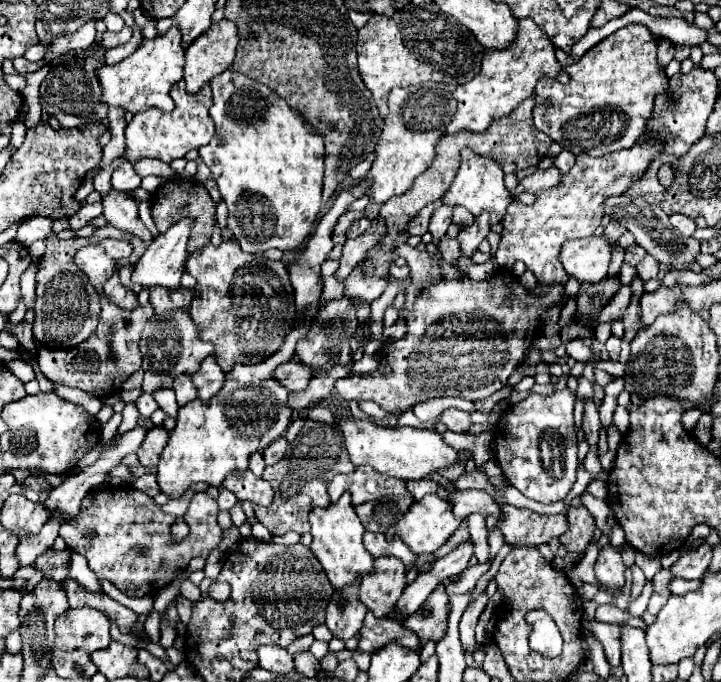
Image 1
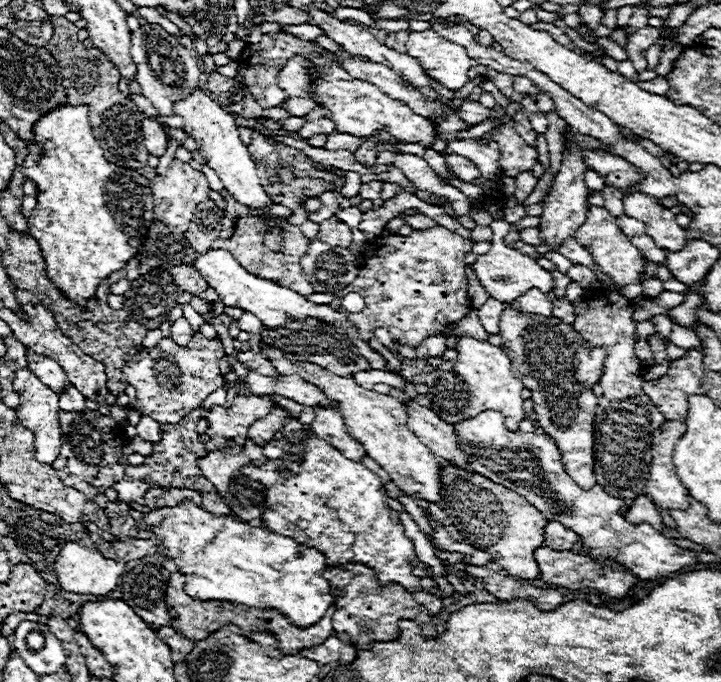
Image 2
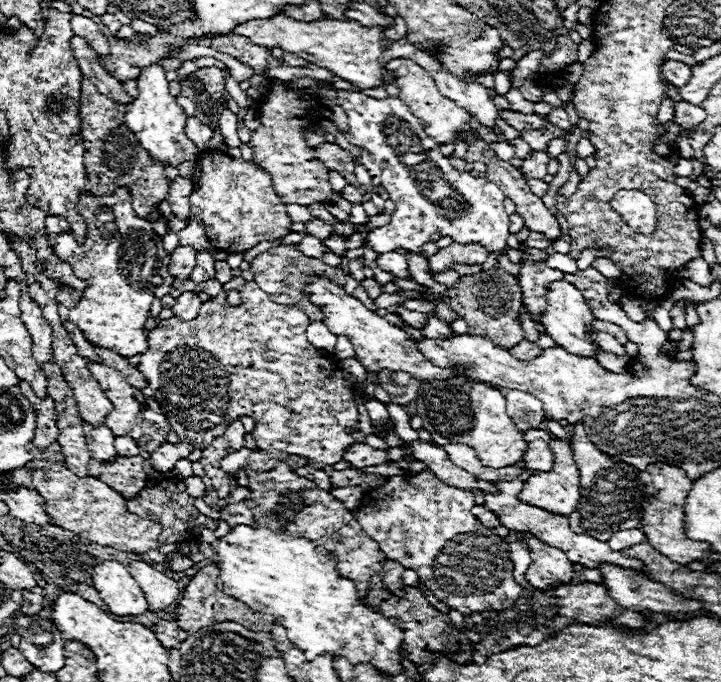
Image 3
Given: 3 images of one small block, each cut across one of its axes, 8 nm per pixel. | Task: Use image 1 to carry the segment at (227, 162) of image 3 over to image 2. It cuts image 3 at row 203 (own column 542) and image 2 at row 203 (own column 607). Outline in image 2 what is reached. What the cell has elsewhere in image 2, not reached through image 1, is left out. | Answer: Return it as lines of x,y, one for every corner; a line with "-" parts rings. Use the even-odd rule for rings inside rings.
172,160
166,174
162,174
162,176
158,174
156,178
152,178
148,182
148,188
152,188
152,194
154,194
156,218
160,222
164,222
164,226
168,226
172,232
178,232
178,234
184,234
188,230
188,224
192,222
194,208
200,202
208,200
208,192
210,192
206,176
182,160

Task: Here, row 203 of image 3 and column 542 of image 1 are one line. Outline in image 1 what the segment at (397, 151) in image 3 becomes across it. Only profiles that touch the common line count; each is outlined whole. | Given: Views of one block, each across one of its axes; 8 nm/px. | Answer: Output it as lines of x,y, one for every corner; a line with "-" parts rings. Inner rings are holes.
570,388
554,390
552,394
530,394
526,400
510,406
496,428
496,460
504,470
504,478
524,496
542,504
564,500
576,480
576,400
578,396

